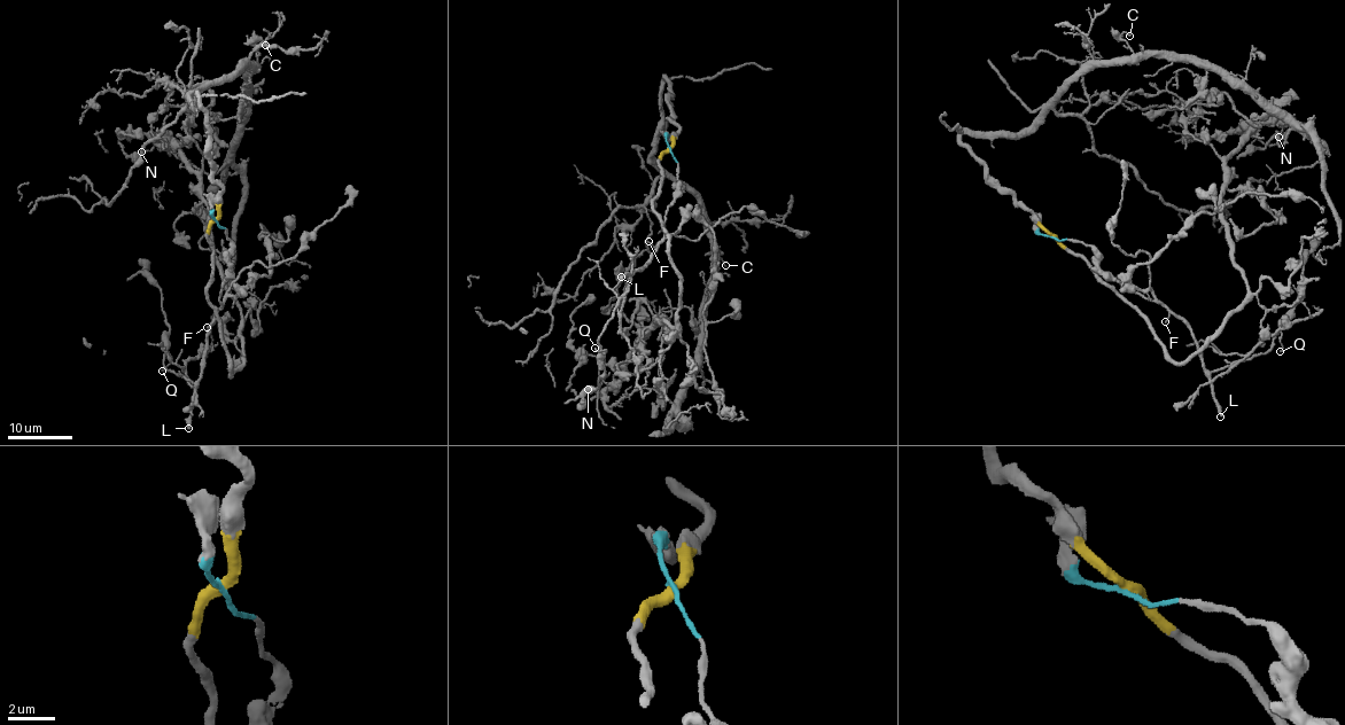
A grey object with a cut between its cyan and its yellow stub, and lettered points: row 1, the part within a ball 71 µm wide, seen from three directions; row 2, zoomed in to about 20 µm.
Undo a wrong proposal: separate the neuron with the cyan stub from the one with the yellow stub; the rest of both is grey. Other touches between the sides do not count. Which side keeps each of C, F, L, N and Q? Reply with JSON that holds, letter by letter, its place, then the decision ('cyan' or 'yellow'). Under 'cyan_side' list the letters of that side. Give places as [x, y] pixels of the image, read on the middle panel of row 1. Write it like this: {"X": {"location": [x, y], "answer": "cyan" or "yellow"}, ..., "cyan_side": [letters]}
{"C": {"location": [725, 265], "answer": "yellow"}, "F": {"location": [648, 241], "answer": "cyan"}, "L": {"location": [621, 277], "answer": "cyan"}, "N": {"location": [588, 389], "answer": "yellow"}, "Q": {"location": [595, 348], "answer": "cyan"}, "cyan_side": ["F", "L", "Q"]}

